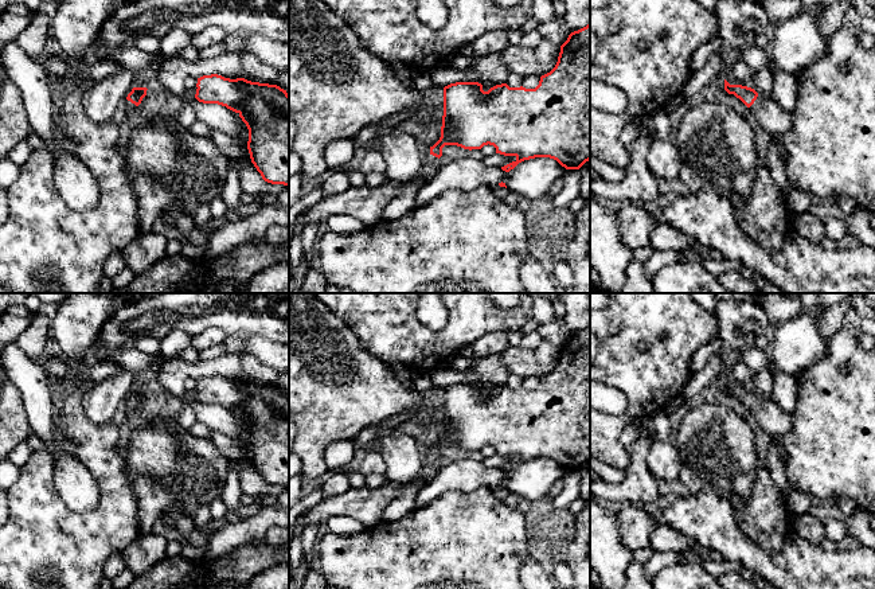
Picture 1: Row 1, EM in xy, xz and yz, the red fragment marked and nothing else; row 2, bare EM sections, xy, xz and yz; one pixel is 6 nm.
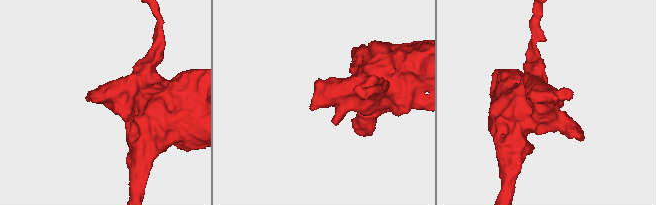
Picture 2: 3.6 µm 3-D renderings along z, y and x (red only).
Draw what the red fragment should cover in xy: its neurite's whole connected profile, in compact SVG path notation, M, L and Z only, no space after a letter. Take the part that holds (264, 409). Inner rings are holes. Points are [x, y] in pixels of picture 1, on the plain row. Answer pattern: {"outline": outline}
{"outline": "M218 375L198 379L195 399L239 416L249 430L247 450L262 480L289 487L289 395L277 386L230 381Z"}

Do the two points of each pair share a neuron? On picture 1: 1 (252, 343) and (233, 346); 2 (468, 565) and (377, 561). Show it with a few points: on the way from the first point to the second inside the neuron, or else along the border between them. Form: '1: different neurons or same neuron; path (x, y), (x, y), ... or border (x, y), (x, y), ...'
1: same neuron; path (247, 344), (237, 346)
2: same neuron; path (445, 565), (433, 565), (424, 558), (399, 558)

